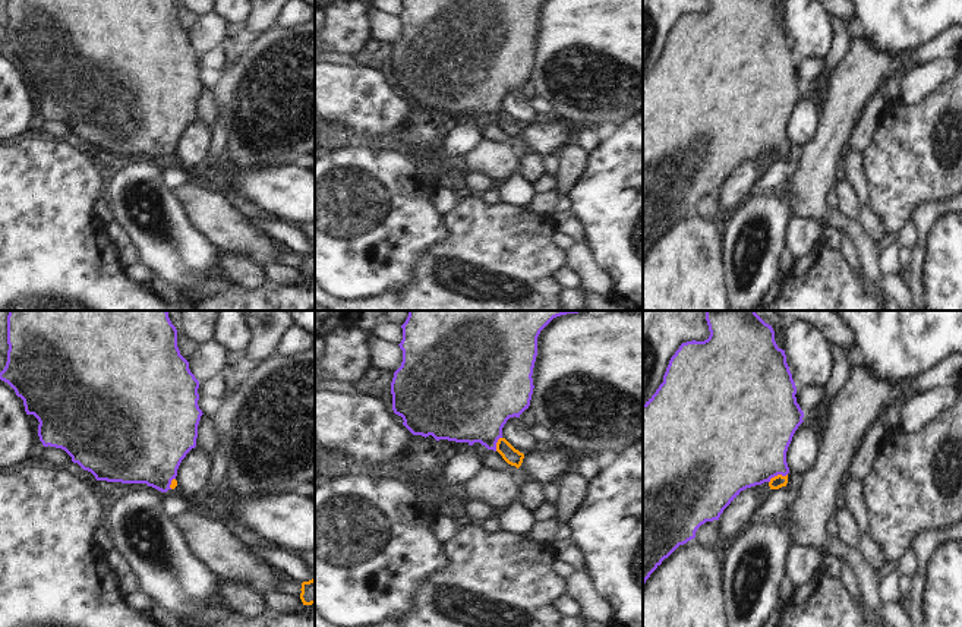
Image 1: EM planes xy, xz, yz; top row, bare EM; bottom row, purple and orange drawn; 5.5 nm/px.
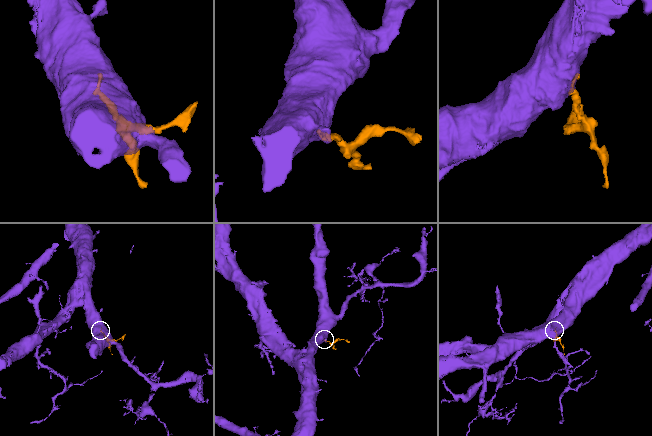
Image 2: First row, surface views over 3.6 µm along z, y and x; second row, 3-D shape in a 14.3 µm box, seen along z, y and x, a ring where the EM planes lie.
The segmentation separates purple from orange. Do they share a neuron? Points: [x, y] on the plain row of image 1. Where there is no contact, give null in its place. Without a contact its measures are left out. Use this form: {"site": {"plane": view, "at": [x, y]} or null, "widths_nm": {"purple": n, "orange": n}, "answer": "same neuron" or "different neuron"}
{"site": {"plane": "yz", "at": [776, 147]}, "widths_nm": {"purple": 480, "orange": 70}, "answer": "same neuron"}

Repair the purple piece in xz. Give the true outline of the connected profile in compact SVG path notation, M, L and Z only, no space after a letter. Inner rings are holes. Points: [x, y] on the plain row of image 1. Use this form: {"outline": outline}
{"outline": "M403 0L403 12L398 16L403 22L401 38L394 44L391 54L392 66L392 82L395 86L403 89L403 97L413 105L429 108L432 107L436 113L448 111L455 114L467 114L473 117L480 114L488 122L498 123L502 130L517 141L521 138L524 126L515 122L504 108L502 100L510 89L520 89L520 86L529 81L533 66L533 40L537 28L537 9L543 0Z"}

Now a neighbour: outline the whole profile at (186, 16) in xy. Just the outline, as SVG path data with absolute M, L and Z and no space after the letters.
M182 0L177 1L177 19L180 22L180 26L189 34L189 29L192 28L192 23L198 18L198 15L182 4Z

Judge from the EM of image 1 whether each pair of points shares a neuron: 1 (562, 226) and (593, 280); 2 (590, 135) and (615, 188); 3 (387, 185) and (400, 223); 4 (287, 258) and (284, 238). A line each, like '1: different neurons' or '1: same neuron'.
1: same neuron
2: different neurons
3: same neuron
4: different neurons

